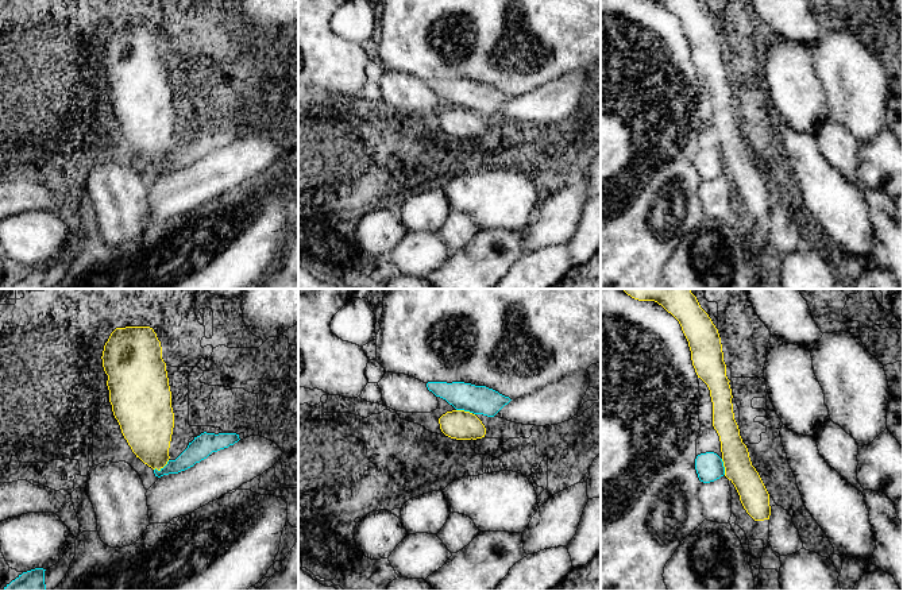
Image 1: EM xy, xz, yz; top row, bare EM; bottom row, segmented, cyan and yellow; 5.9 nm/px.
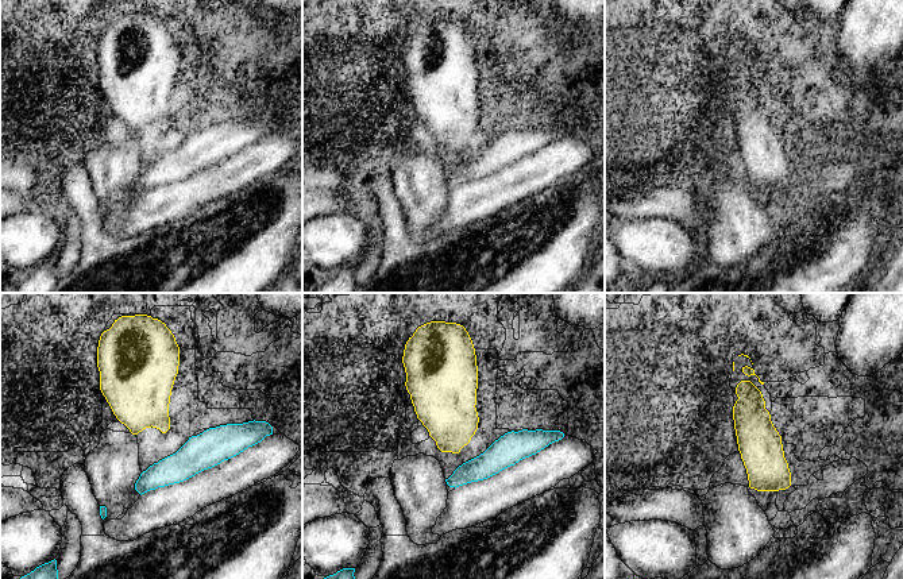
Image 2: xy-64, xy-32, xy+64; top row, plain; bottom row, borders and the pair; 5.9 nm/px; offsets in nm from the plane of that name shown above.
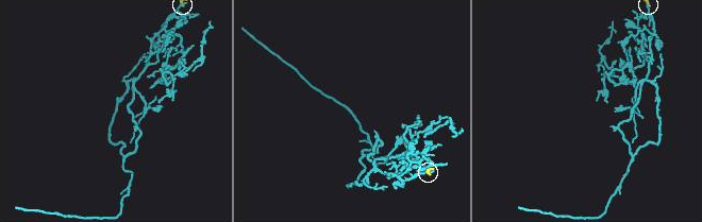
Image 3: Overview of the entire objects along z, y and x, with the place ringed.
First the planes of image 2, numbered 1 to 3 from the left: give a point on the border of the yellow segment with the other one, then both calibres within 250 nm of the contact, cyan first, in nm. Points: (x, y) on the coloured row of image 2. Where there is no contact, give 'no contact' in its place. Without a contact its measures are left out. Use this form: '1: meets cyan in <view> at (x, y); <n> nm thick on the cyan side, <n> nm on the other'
1: no contact
2: no contact
3: no contact

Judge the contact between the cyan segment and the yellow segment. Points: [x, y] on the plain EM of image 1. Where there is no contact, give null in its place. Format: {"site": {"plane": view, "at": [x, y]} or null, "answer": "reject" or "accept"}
{"site": {"plane": "xy", "at": [161, 166]}, "answer": "reject"}

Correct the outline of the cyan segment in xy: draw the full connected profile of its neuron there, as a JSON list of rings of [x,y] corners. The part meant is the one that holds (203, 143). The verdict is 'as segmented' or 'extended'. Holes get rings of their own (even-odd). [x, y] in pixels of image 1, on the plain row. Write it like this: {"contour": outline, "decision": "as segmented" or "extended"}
{"contour": [[[204,130],[194,135],[194,138],[189,140],[188,146],[175,158],[169,158],[159,169],[155,166],[154,171],[158,175],[169,171],[178,171],[207,157],[212,150],[228,146],[239,138],[239,132],[236,131],[215,132]]], "decision": "as segmented"}

